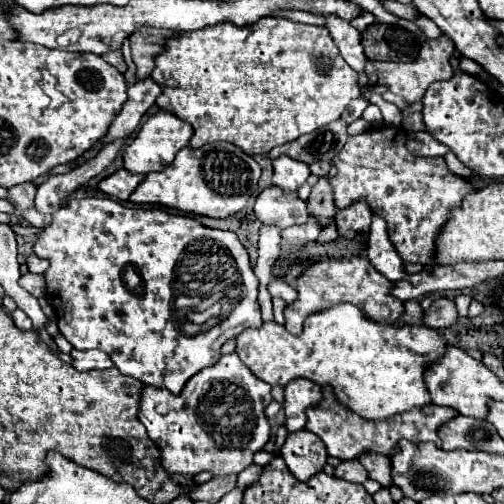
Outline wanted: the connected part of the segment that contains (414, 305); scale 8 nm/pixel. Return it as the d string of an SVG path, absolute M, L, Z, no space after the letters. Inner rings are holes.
M417 300L405 302L405 314L401 316L399 324L401 322L409 322L409 324L417 324L417 326L421 324L423 326L423 310L421 310L421 306L419 306Z

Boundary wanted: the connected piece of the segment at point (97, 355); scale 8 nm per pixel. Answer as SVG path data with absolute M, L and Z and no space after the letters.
M73 350L71 356L73 356L73 366L77 366L77 370L81 370L81 364L93 364L93 368L99 370L113 366L111 358L107 358L101 350L85 350L85 352Z

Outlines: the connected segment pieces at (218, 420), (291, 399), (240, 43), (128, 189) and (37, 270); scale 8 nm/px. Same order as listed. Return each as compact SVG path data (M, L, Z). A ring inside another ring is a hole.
M227 354L221 356L219 362L215 362L213 366L191 376L179 396L171 394L169 390L143 386L137 418L147 428L149 438L157 444L161 452L161 466L169 476L199 474L199 472L211 472L213 476L239 474L243 468L253 464L253 454L269 442L271 428L265 416L265 408L269 406L271 400L273 400L271 386L255 378L251 370L239 360L237 354Z
M293 380L285 386L285 426L289 432L305 428L305 410L321 402L323 392L311 380Z
M261 18L257 20L253 26L233 26L231 22L221 22L215 26L205 26L205 30L197 30L197 32L189 32L189 34L179 34L177 38L171 38L165 42L165 52L159 54L155 58L155 70L151 72L151 78L163 88L163 94L157 98L157 106L163 110L169 110L173 114L177 114L179 118L187 120L195 134L191 138L191 146L203 146L207 142L217 142L217 140L225 140L231 142L239 148L243 148L247 154L267 154L271 148L281 146L285 142L291 142L295 138L299 138L301 134L313 132L333 120L339 120L341 112L349 106L349 102L353 98L361 96L361 88L359 88L359 74L345 64L345 60L339 56L337 46L333 44L333 40L329 38L329 32L321 26L299 26L287 18Z
M121 168L121 170L113 172L111 176L103 178L99 182L99 190L103 190L105 194L109 194L109 196L113 196L117 200L127 200L129 194L137 188L137 184L141 180L143 180L141 174L133 174L133 172L125 170L125 168Z
M31 254L27 258L27 266L29 266L29 272L33 272L33 274L45 274L45 270L49 268L49 262L39 258L37 254Z

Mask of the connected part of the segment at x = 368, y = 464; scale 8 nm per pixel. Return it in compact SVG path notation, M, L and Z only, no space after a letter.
M361 454L361 458L357 458L369 472L369 478L377 480L379 484L383 484L383 488L391 486L391 466L389 466L389 456L383 454Z

